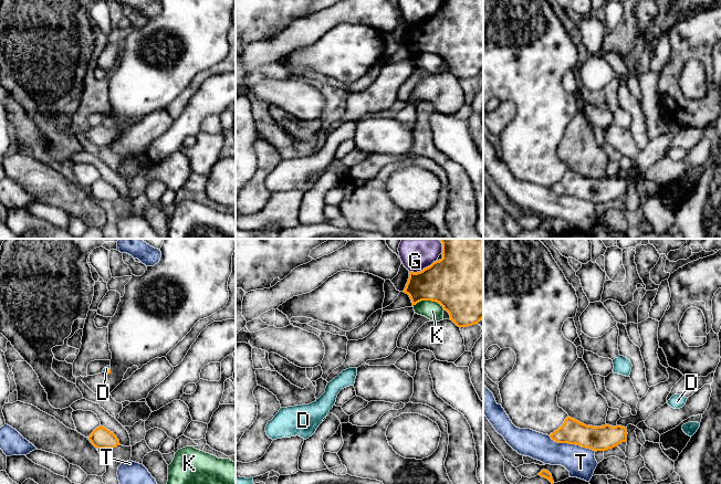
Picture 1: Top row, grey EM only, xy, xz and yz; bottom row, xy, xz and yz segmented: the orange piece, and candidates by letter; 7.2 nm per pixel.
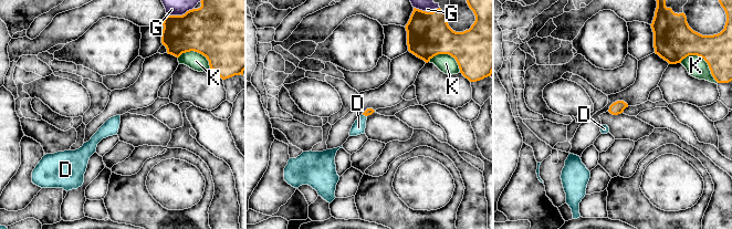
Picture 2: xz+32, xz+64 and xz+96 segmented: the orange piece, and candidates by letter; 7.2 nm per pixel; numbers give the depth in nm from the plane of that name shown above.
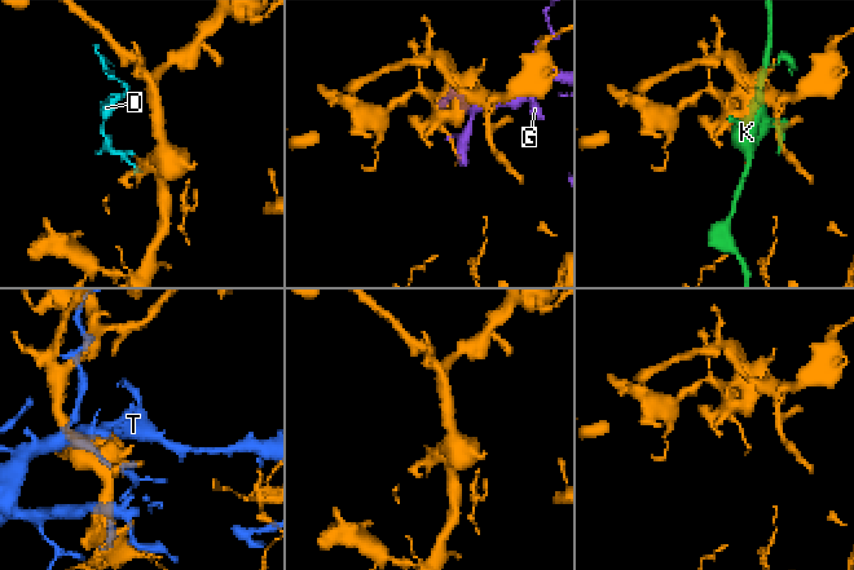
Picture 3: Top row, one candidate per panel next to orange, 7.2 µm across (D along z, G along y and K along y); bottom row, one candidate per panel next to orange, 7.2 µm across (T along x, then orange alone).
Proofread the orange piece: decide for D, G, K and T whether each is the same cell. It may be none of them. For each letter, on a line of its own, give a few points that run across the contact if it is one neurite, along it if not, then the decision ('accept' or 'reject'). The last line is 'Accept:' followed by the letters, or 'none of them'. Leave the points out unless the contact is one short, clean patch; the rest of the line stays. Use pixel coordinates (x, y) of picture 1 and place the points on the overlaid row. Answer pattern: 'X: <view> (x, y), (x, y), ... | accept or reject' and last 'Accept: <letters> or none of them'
D: xy (108, 371), (107, 370), (106, 368) | accept
G: reject
K: reject
T: reject
Accept: D

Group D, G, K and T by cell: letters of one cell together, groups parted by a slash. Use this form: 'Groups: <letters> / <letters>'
Groups: D / G / K / T

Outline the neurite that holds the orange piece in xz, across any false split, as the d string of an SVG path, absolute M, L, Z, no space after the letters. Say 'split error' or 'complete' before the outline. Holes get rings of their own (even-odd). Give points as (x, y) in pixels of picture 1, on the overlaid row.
complete; M440 239L442 259L420 272L409 272L404 293L408 294L412 306L421 301L439 303L458 327L478 324L483 318L483 239Z

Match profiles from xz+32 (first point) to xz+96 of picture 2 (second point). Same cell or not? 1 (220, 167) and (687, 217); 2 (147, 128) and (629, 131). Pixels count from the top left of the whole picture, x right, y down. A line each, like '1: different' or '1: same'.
1: different
2: same

